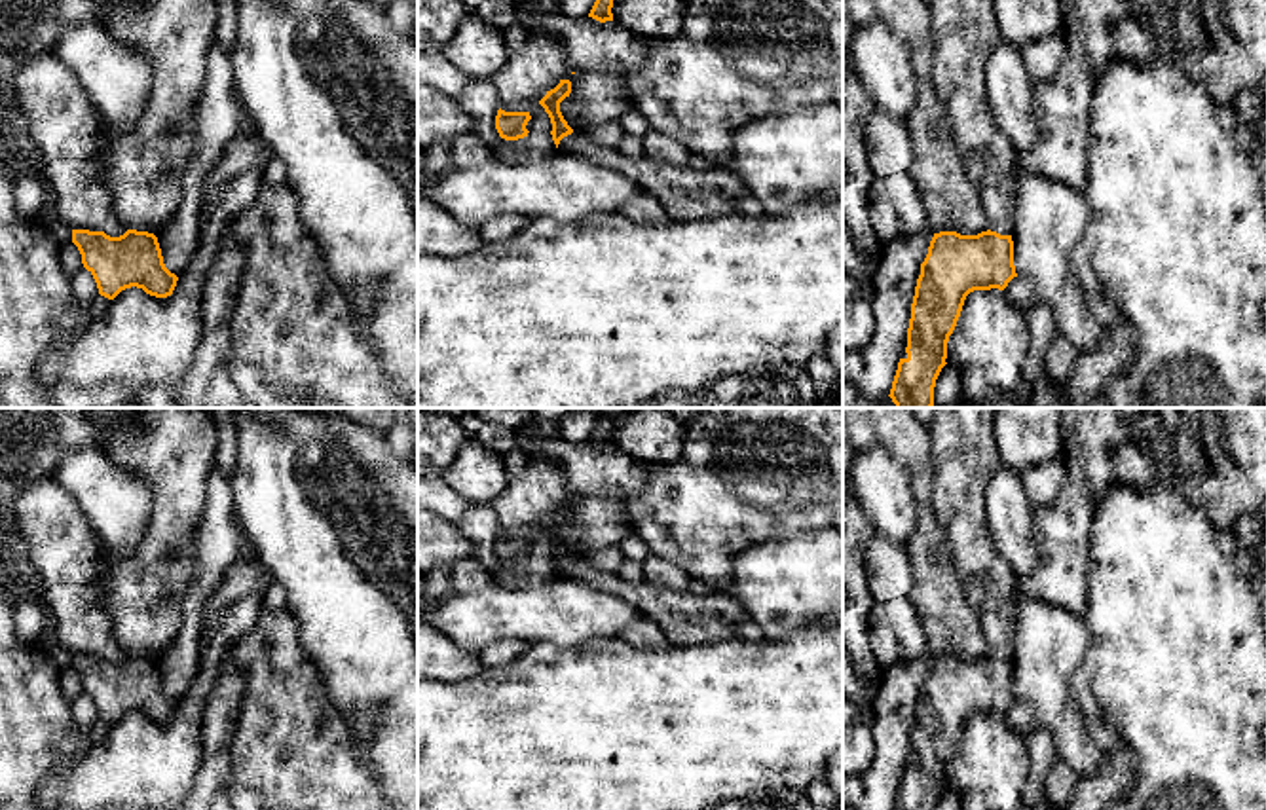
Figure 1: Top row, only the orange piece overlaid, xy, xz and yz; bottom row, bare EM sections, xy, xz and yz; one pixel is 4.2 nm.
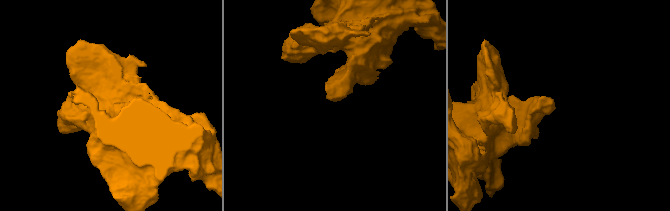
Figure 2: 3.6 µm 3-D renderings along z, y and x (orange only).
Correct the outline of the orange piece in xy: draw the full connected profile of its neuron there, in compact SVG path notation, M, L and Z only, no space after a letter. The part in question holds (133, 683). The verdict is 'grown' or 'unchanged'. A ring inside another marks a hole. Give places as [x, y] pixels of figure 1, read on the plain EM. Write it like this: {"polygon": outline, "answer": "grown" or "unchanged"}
{"polygon": "M72 654L72 668L82 679L84 692L93 700L99 719L108 725L131 711L167 723L177 711L178 702L165 692L154 658L127 654L120 662L110 662L104 656Z", "answer": "unchanged"}

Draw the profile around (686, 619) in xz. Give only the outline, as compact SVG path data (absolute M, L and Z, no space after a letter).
M573 556L558 569L558 577L579 579L602 592L628 599L651 618L674 647L712 645L727 639L763 641L763 630L748 615L740 599L729 592L674 592L651 582L630 584L617 573L598 571L585 556Z

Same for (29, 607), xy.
M17 592L15 596L15 635L19 643L36 643L46 620L46 603L36 594Z

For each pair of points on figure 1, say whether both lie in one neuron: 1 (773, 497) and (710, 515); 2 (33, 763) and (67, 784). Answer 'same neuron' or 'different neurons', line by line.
1: same neuron
2: different neurons

